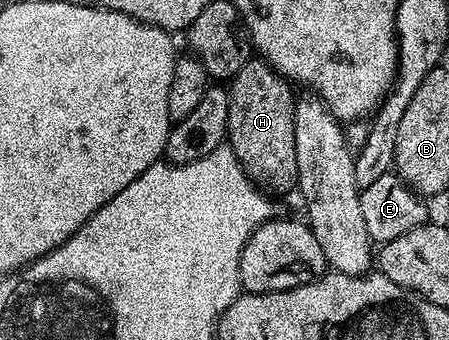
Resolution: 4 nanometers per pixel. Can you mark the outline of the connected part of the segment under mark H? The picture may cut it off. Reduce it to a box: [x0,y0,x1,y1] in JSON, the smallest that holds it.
[226,57,298,191]

